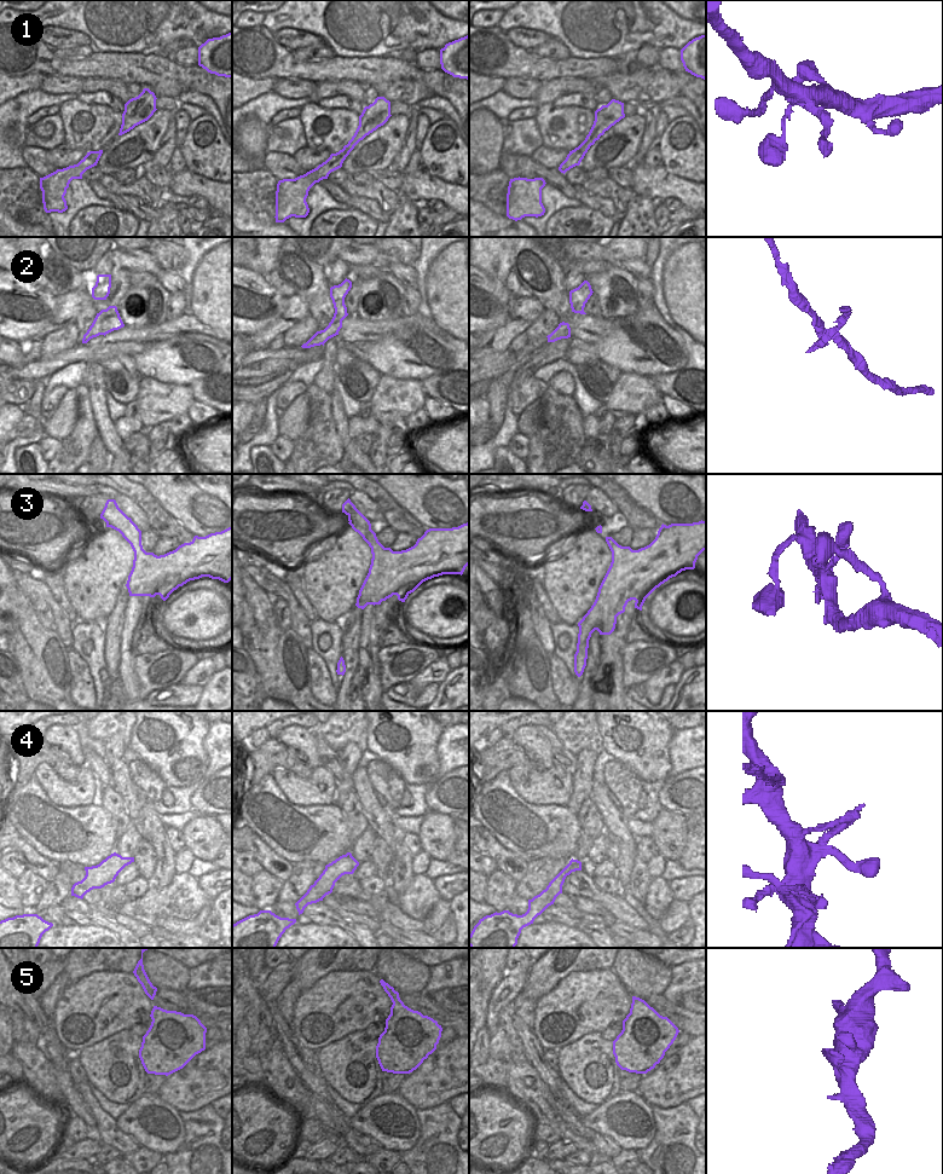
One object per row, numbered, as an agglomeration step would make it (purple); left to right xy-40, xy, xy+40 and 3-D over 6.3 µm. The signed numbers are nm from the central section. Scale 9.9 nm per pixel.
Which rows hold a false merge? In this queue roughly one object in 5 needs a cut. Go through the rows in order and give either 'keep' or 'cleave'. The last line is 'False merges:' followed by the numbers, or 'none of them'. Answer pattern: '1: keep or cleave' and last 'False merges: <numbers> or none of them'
1: keep
2: cleave
3: keep
4: keep
5: keep
False merges: 2

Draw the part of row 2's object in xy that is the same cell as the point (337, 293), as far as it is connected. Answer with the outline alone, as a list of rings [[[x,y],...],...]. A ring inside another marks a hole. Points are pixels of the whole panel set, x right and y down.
[[[347,278],[341,284],[330,288],[330,297],[332,300],[335,310],[345,303],[345,297],[351,288],[352,282]]]

